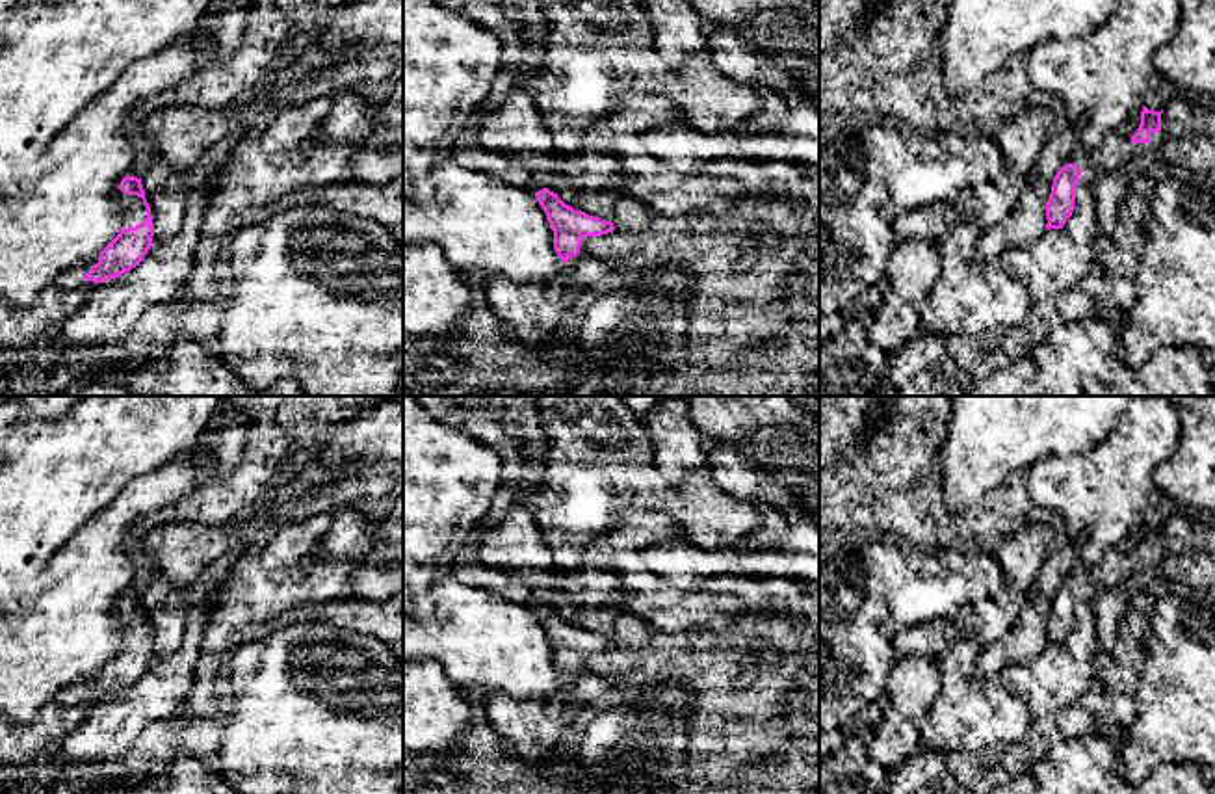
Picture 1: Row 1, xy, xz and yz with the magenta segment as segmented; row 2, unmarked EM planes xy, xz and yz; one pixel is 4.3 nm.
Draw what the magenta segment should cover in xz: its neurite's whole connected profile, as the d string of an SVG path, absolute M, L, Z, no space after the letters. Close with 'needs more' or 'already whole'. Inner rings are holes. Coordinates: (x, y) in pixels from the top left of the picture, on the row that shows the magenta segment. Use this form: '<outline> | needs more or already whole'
M548 188L535 192L535 197L554 231L554 249L563 264L580 253L583 238L615 231L611 221L574 210Z | already whole

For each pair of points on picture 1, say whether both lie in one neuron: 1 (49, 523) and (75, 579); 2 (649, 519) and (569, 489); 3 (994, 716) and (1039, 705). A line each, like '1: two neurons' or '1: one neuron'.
1: two neurons
2: two neurons
3: two neurons

